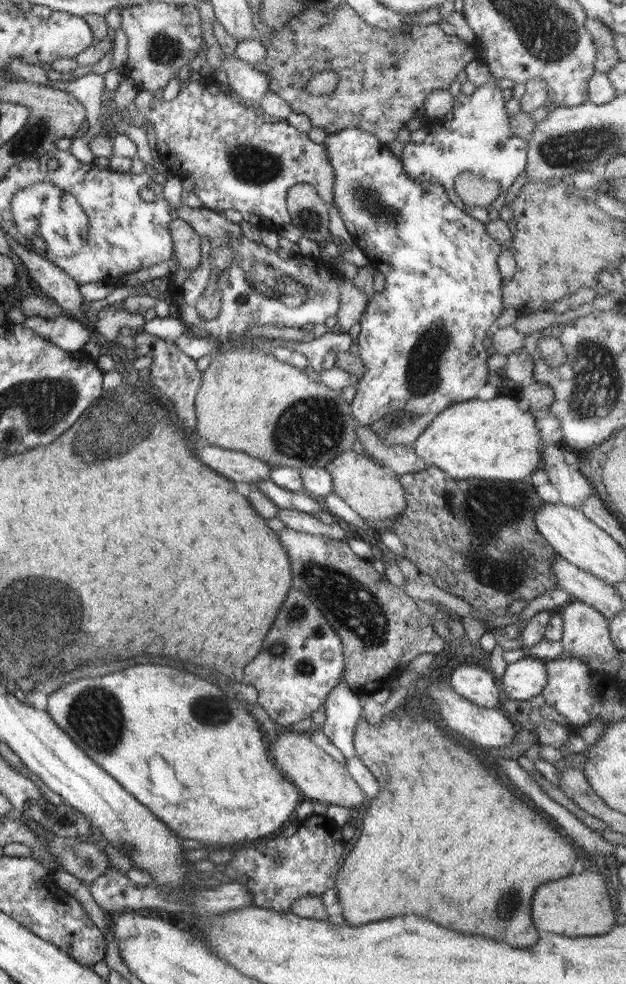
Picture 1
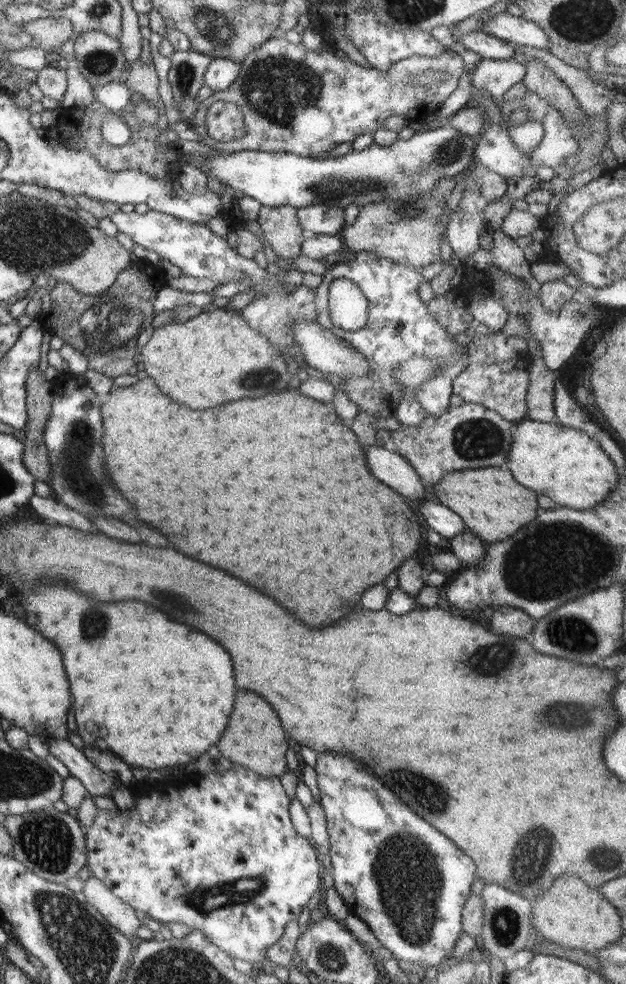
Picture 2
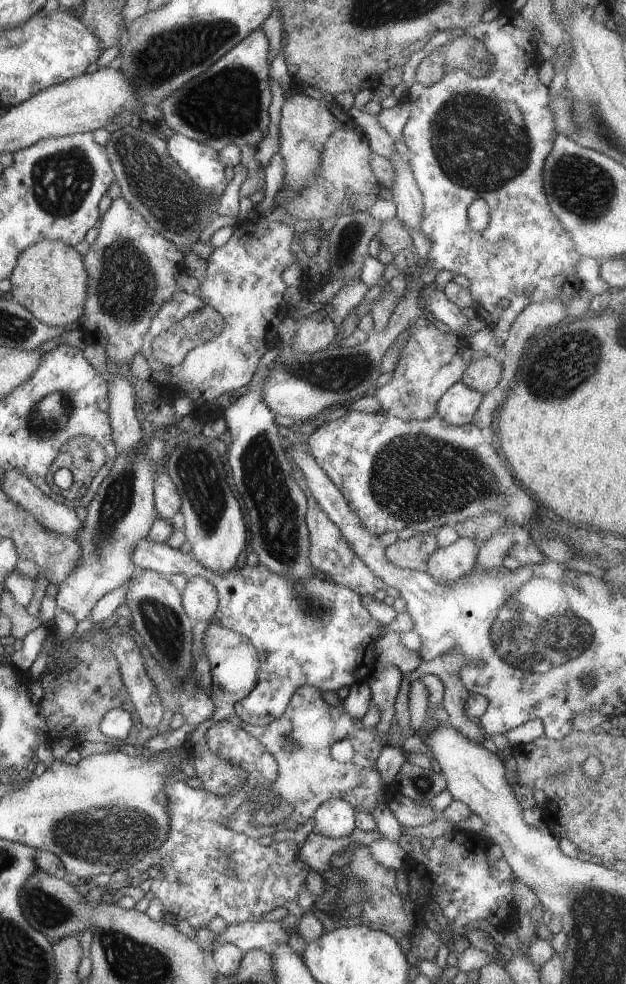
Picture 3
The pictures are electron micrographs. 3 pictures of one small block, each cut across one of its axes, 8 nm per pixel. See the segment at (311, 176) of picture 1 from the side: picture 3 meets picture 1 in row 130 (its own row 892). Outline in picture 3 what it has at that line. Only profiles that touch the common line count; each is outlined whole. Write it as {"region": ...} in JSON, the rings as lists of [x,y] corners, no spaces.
{"region":[[[232,722],[212,724],[205,740],[209,750],[218,758],[240,762],[240,767],[248,772],[247,780],[240,790],[234,790],[226,796],[215,796],[169,777],[164,782],[170,816],[168,838],[162,846],[132,864],[126,870],[128,878],[133,880],[142,876],[144,881],[154,879],[151,895],[164,905],[168,919],[174,923],[188,921],[196,930],[207,928],[212,918],[217,917],[228,924],[258,923],[264,920],[268,912],[282,910],[284,904],[296,901],[298,894],[307,888],[306,878],[311,869],[299,859],[300,846],[282,835],[275,837],[270,846],[264,846],[228,828],[230,816],[239,807],[250,804],[254,798],[251,795],[254,788],[265,787],[262,777],[264,770],[272,770],[276,778],[276,760],[255,737]]]}

